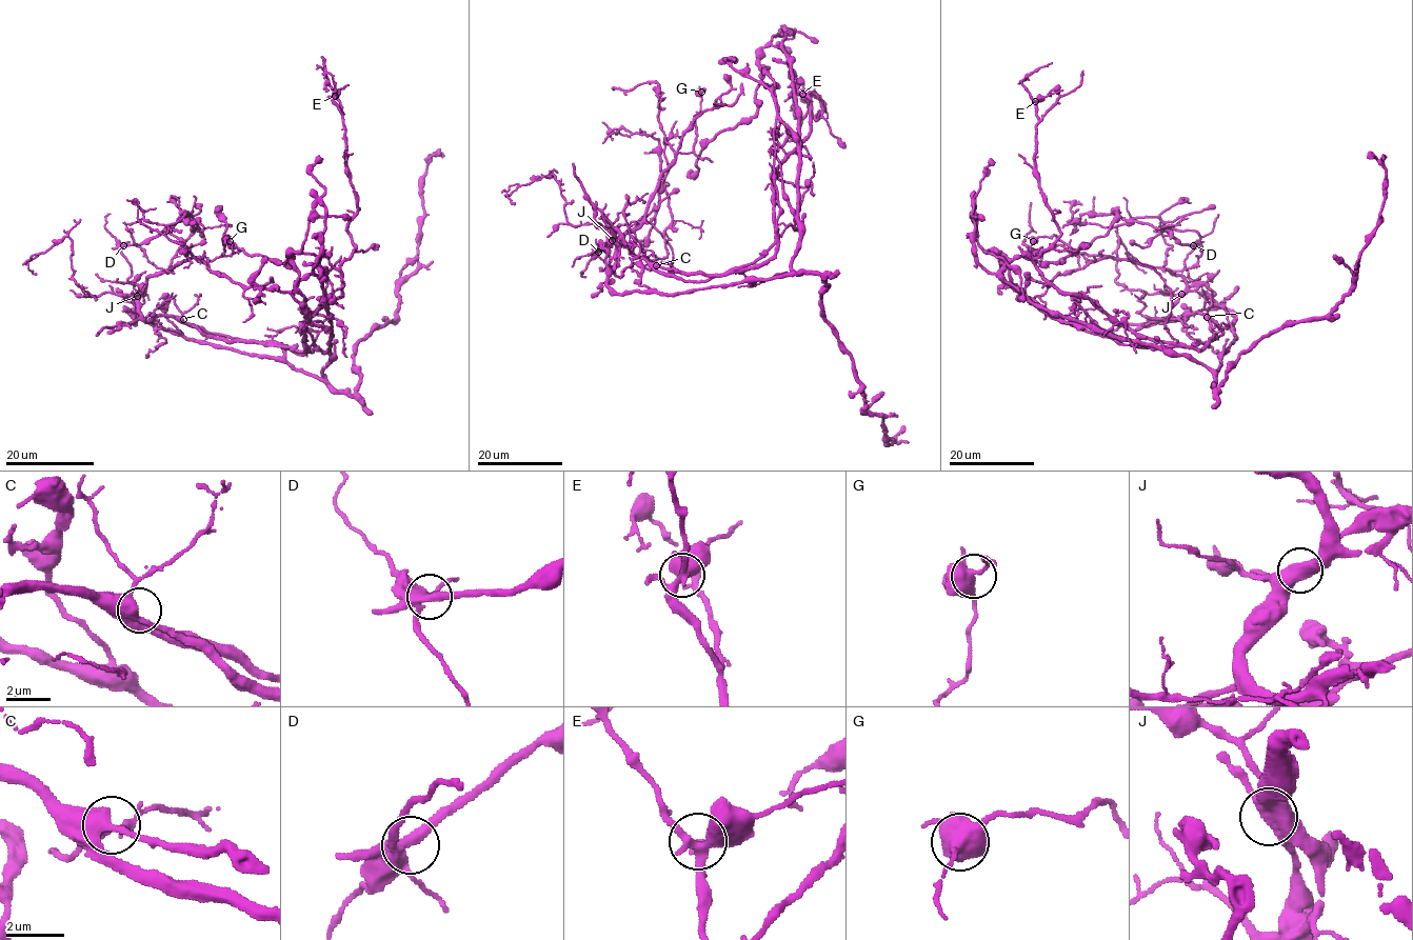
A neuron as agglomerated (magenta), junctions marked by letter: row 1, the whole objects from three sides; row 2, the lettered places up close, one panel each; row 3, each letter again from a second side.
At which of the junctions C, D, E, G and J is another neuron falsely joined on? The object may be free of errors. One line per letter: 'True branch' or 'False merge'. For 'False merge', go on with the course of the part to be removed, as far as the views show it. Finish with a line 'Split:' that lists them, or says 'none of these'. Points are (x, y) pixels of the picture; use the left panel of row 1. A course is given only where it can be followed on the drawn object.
C: True branch
D: True branch
E: True branch
G: True branch
J: False merge. Course of the part to remove: (137, 296), (144, 320), (353, 395), (355, 346), (397, 316), (418, 265), (439, 150)
Split: J

